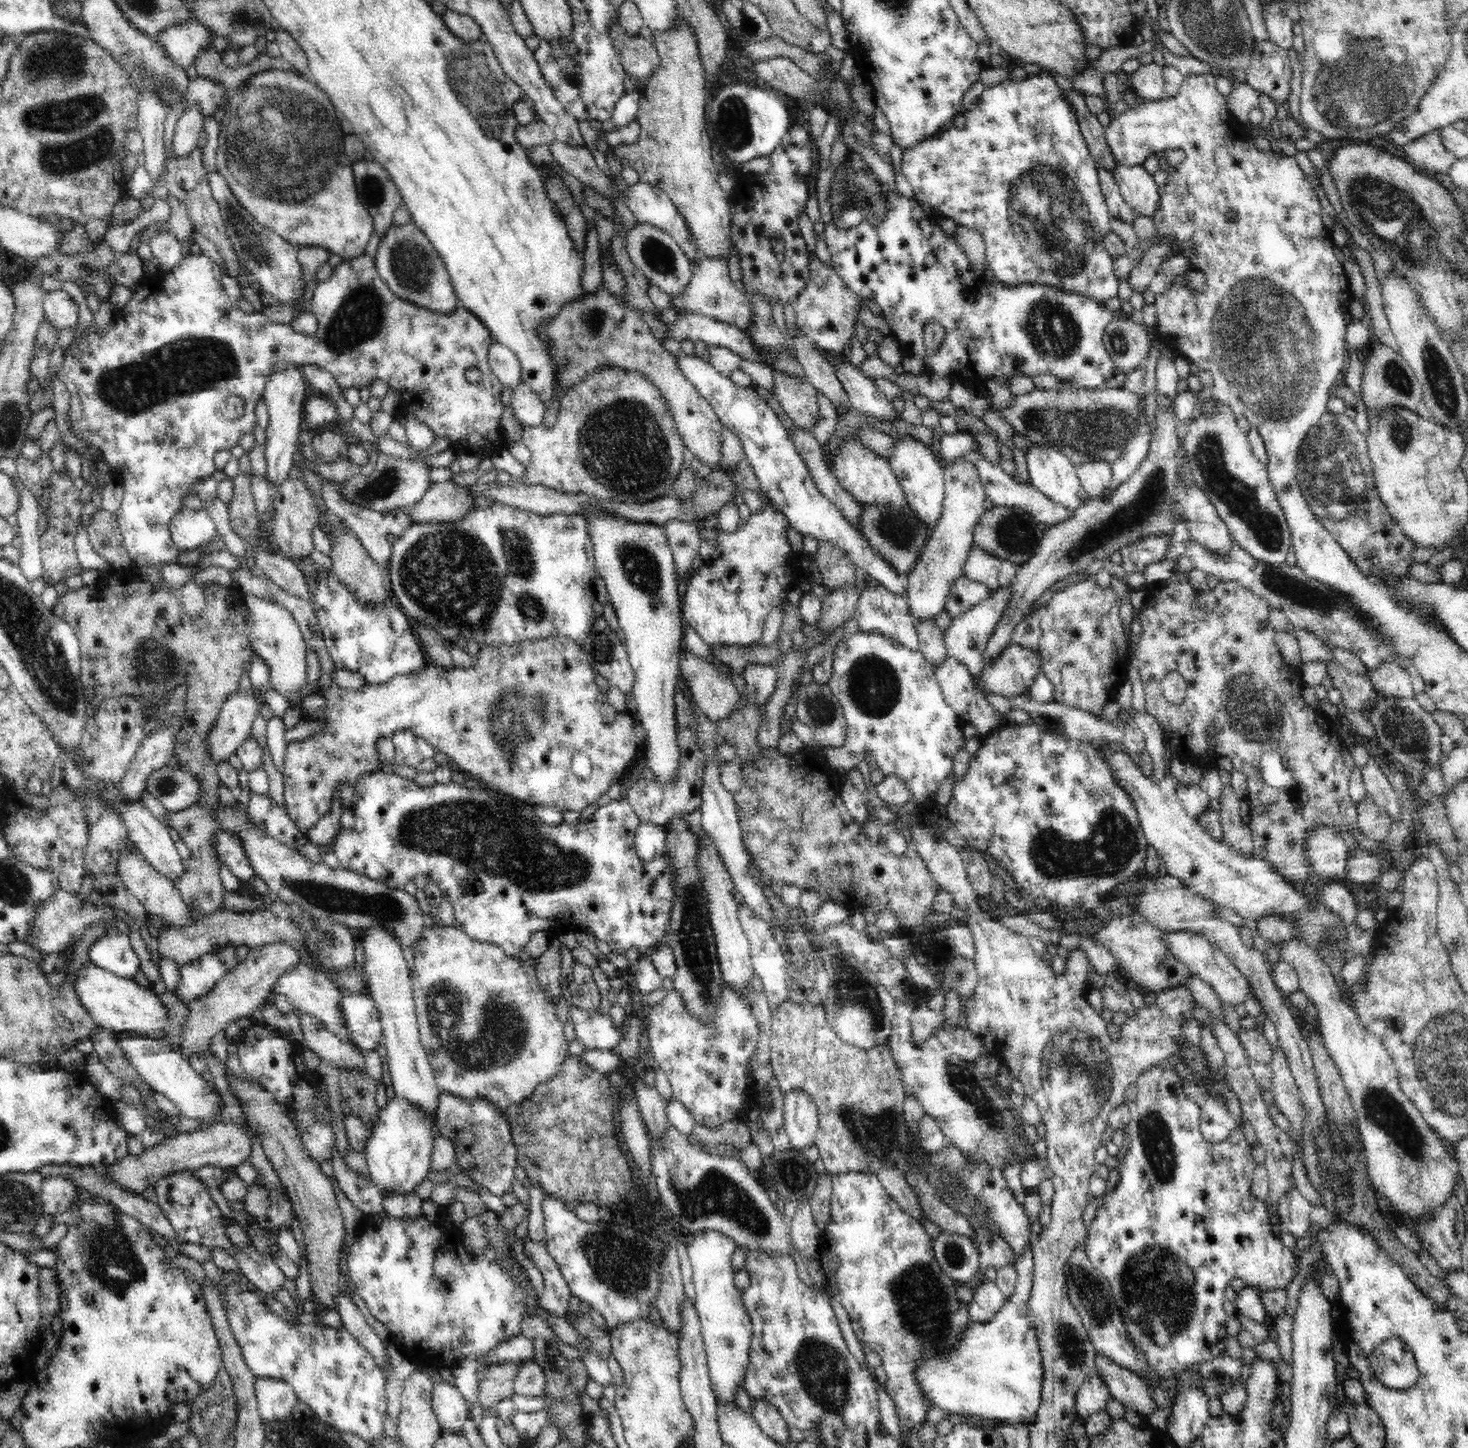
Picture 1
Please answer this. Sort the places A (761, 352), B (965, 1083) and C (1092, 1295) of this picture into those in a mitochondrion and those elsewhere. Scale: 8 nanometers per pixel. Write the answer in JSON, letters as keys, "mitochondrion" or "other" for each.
{"A":"other","B":"mitochondrion","C":"mitochondrion"}

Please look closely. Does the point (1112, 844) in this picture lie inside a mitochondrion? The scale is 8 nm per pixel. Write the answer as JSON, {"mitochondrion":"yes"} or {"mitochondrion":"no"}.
{"mitochondrion":"yes"}

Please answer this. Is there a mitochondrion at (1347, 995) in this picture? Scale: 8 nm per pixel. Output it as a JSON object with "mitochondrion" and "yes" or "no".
{"mitochondrion":"no"}

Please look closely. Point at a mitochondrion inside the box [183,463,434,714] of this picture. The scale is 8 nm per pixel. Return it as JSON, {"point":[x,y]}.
{"point":[386,484]}

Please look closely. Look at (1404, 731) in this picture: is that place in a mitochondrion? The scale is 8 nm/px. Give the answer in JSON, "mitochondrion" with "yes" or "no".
{"mitochondrion":"yes"}

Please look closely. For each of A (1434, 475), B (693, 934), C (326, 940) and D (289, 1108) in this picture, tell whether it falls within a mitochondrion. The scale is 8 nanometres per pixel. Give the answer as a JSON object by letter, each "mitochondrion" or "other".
{"A":"other","B":"mitochondrion","C":"mitochondrion","D":"other"}

